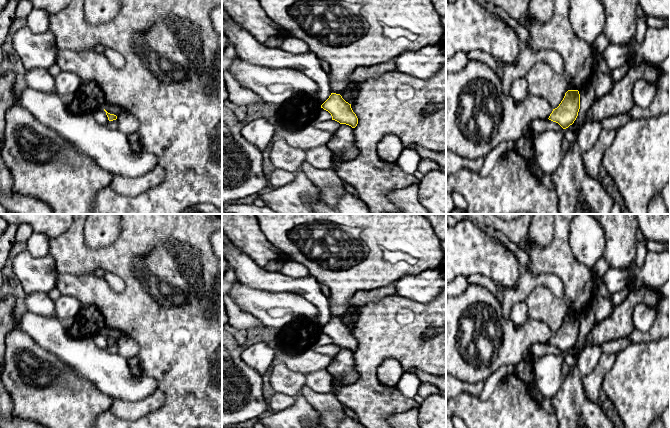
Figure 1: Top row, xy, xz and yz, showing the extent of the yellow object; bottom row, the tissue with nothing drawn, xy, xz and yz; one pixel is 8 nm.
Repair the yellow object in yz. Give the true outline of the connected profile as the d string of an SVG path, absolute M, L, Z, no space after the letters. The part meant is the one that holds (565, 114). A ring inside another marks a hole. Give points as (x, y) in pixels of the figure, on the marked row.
M568 90L559 106L553 109L549 120L558 123L563 129L574 123L580 109L580 94L578 90Z

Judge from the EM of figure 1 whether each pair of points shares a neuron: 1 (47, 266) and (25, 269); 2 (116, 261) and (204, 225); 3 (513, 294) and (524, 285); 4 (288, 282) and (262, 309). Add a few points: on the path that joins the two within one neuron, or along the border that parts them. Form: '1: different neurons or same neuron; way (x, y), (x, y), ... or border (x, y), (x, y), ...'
1: same neuron; way (42, 269), (30, 269)
2: same neuron; way (138, 253), (157, 244), (176, 225), (182, 225)
3: same neuron; way (516, 293), (521, 288)
4: different neurons; border (256, 287), (268, 291), (291, 291), (302, 297)

